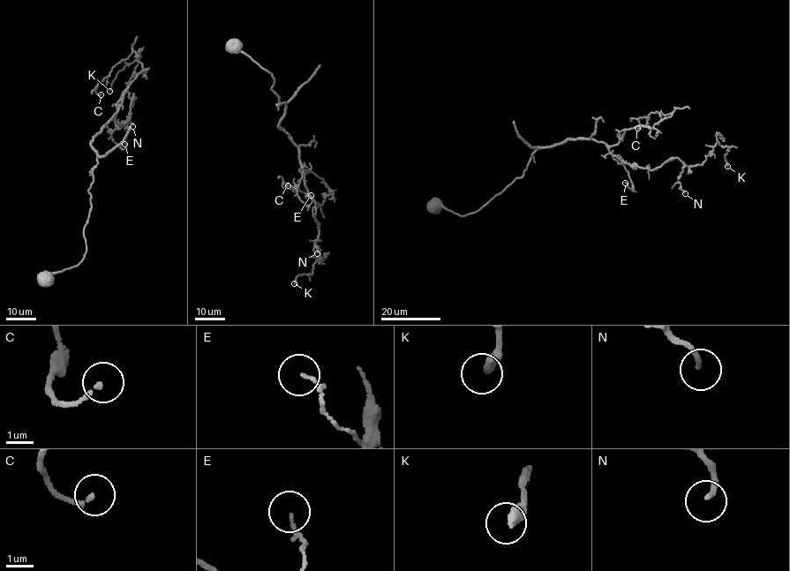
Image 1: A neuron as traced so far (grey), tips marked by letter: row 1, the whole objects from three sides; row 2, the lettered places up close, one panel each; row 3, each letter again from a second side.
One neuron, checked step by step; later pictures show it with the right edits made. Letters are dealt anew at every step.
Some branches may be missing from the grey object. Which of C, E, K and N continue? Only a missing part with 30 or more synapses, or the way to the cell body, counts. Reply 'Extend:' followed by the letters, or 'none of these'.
Extend: none of these

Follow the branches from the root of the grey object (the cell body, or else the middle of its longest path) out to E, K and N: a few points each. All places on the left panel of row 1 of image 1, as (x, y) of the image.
E: (41, 280), (85, 254), (97, 163), (91, 142), (111, 117), (112, 140), (124, 144)
K: (41, 280), (85, 254), (91, 142), (111, 117), (129, 120), (138, 60), (109, 91)
N: (41, 280), (85, 254), (97, 163), (91, 142), (111, 117), (117, 125), (129, 120), (133, 93), (132, 126)

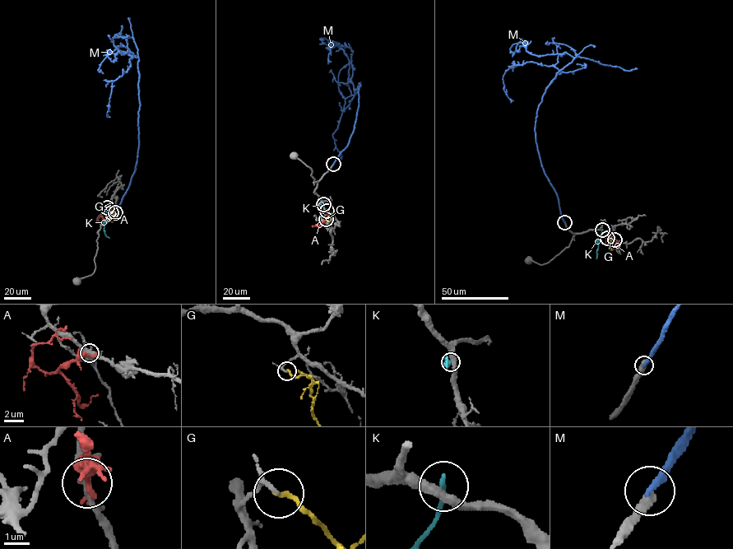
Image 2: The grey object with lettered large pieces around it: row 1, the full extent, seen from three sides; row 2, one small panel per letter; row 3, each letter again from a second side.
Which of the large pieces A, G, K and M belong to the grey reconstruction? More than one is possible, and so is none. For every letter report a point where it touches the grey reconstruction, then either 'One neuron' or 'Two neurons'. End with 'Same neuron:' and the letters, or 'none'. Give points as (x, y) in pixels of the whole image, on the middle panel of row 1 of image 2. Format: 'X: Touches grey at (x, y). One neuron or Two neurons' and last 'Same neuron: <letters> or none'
A: Touches grey at (326, 219). Two neurons
G: Touches grey at (327, 211). One neuron
K: Touches grey at (323, 204). Two neurons
M: Touches grey at (333, 164). Two neurons
Same neuron: G

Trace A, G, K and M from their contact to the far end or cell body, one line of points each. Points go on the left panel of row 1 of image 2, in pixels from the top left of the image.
A: (110, 211), (108, 220), (100, 216), (97, 221)
G: (110, 212), (114, 211), (112, 221)
K: (106, 207), (104, 229), (109, 238)
M: (115, 211), (139, 145), (132, 38), (127, 53), (117, 49), (101, 62), (103, 73)

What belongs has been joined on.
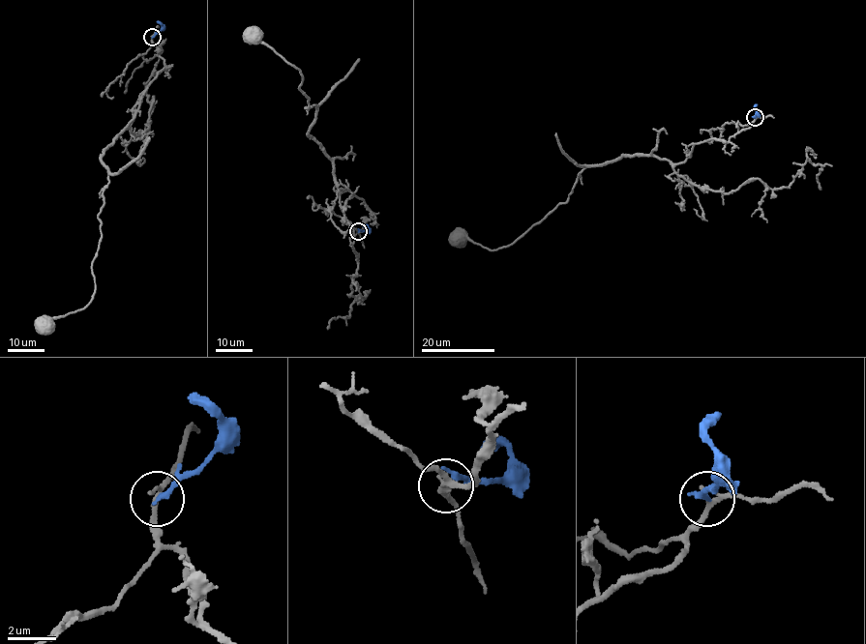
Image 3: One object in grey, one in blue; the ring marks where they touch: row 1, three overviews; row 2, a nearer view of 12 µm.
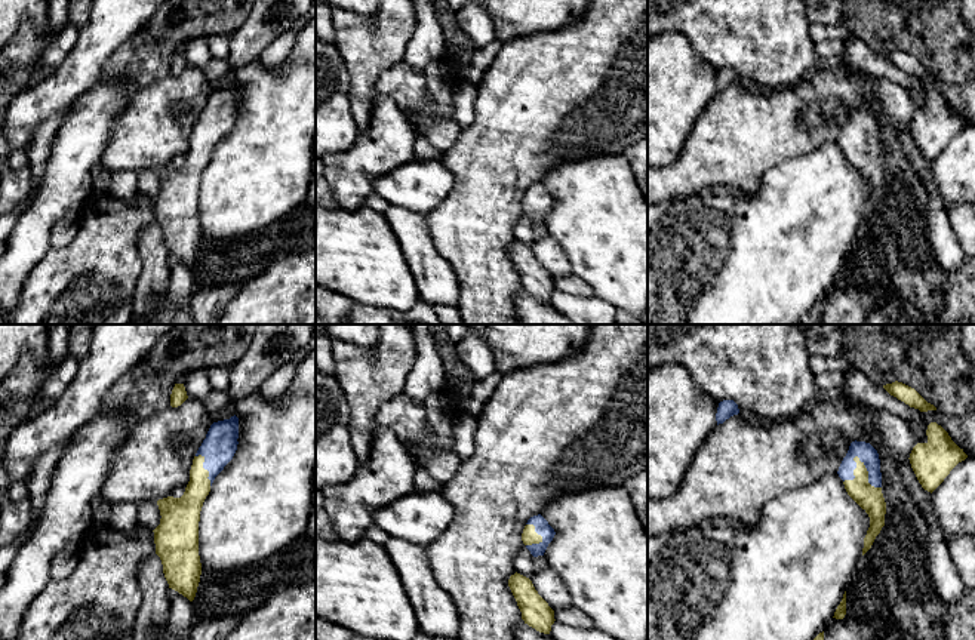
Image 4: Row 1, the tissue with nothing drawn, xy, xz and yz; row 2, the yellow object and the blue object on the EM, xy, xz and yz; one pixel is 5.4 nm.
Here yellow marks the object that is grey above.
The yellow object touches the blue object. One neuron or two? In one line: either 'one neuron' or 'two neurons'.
one neuron

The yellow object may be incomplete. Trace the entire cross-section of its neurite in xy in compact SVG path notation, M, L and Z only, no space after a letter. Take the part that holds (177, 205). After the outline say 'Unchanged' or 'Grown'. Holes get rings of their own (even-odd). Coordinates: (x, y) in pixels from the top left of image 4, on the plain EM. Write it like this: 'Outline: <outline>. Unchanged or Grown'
Outline: M239 86L213 90L199 116L190 138L190 150L181 166L157 169L160 193L153 199L156 222L163 233L169 256L194 268L202 243L199 224L200 179L215 145L237 119Z. Grown

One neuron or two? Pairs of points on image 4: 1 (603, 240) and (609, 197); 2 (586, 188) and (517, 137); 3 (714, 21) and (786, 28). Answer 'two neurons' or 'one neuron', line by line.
1: one neuron
2: two neurons
3: one neuron

